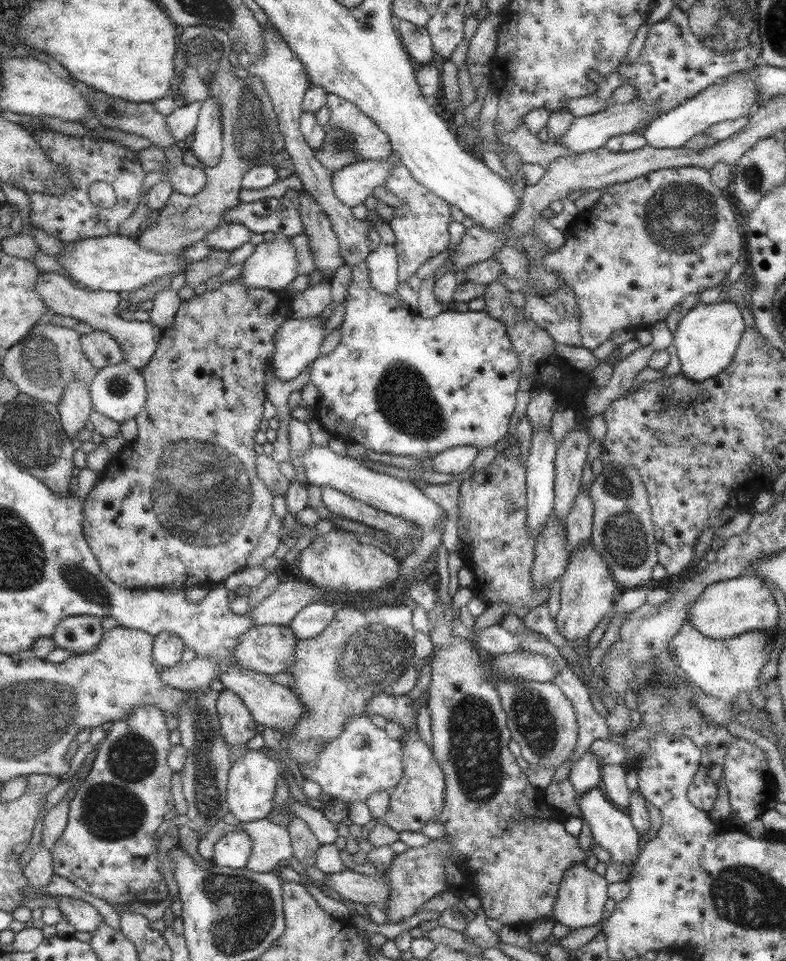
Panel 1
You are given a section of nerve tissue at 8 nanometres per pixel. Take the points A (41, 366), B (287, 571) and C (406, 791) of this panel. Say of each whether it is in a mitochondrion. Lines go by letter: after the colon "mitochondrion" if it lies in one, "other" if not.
A: mitochondrion
B: other
C: other

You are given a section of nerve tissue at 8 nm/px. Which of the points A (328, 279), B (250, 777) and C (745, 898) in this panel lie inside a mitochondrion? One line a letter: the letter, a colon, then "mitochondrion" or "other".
A: other
B: other
C: mitochondrion

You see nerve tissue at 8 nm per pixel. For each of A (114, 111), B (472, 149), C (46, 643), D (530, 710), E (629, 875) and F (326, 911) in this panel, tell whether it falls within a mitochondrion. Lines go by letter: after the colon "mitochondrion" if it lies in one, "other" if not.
A: mitochondrion
B: other
C: other
D: mitochondrion
E: other
F: other

